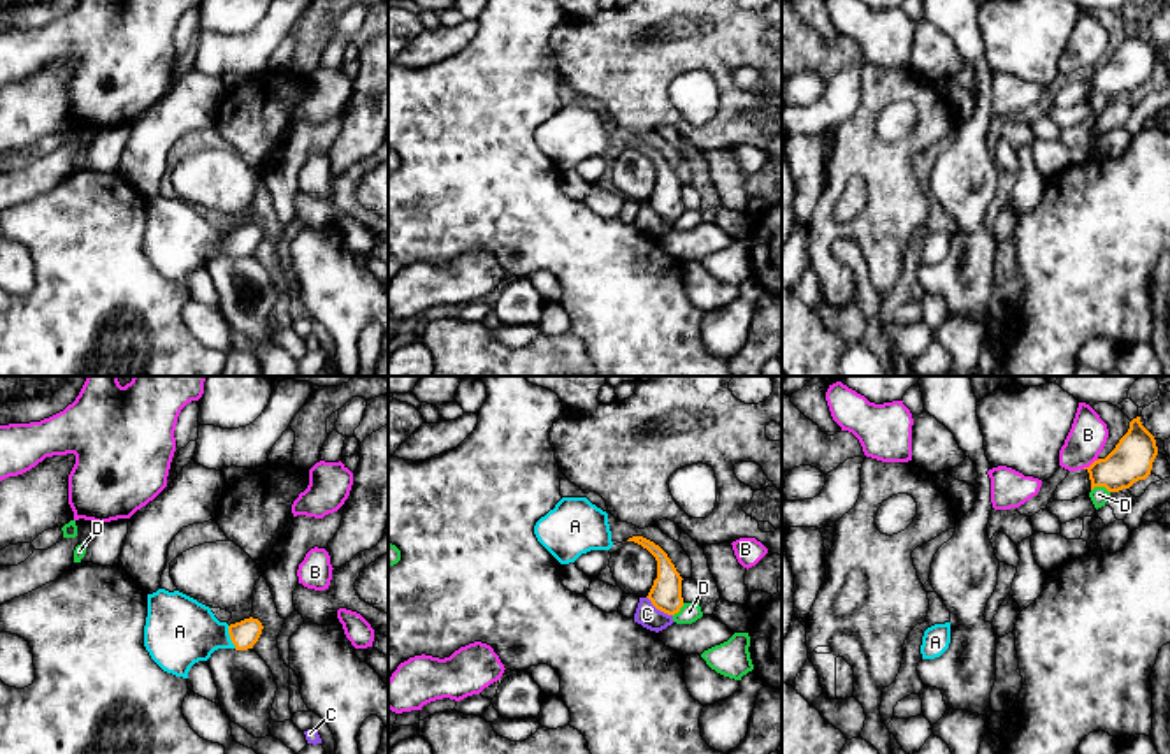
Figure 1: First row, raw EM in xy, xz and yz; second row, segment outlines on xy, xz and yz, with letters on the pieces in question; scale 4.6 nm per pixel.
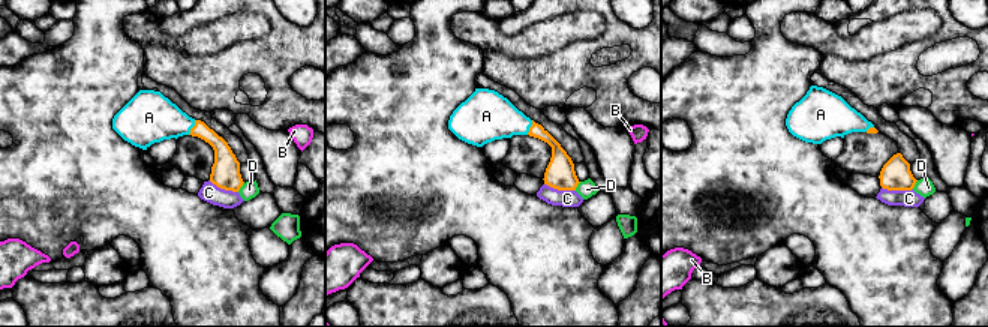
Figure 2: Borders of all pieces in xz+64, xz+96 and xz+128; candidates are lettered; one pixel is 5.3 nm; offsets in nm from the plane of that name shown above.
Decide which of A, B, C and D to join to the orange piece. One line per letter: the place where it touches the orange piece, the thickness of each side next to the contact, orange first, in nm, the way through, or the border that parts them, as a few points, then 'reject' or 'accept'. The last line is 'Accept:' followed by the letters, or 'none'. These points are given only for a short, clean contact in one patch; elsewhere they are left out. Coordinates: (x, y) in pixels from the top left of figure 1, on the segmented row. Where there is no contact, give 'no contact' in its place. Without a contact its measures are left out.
A: xy (231, 637) | 120/320 nm | across xy (245, 635), (231, 637), (180, 631) | accept
B: yz (1091, 464) | 190/170 nm | reject
C: xz (659, 608) | 140/100 nm | reject
D: yz (1100, 485) | 190/80 nm | reject
Accept: A

